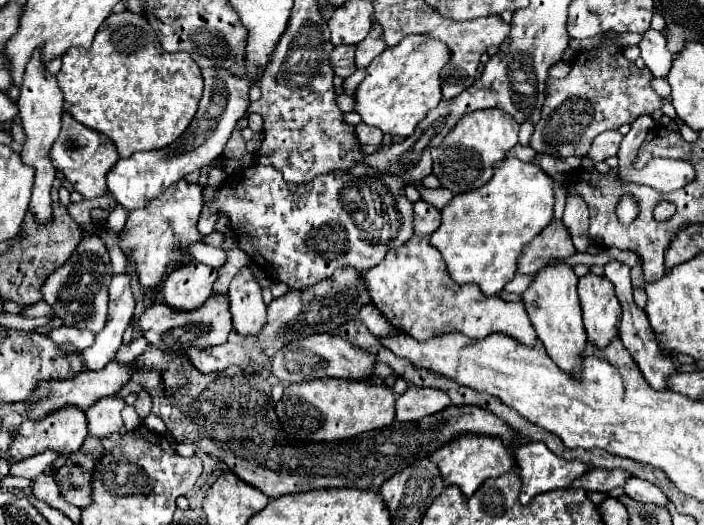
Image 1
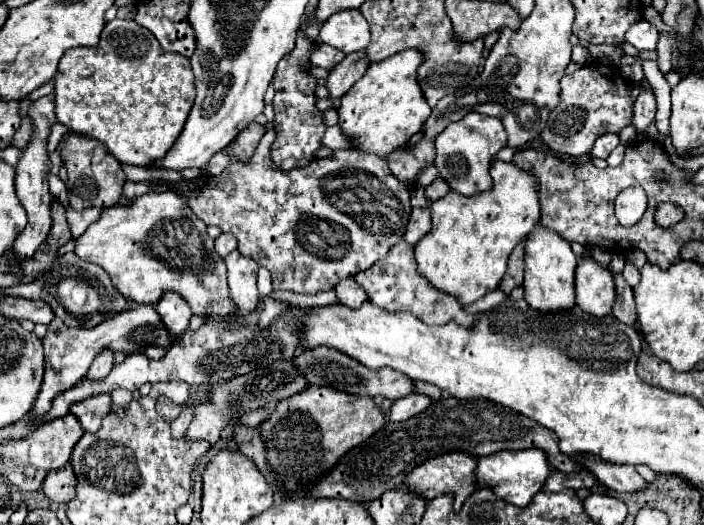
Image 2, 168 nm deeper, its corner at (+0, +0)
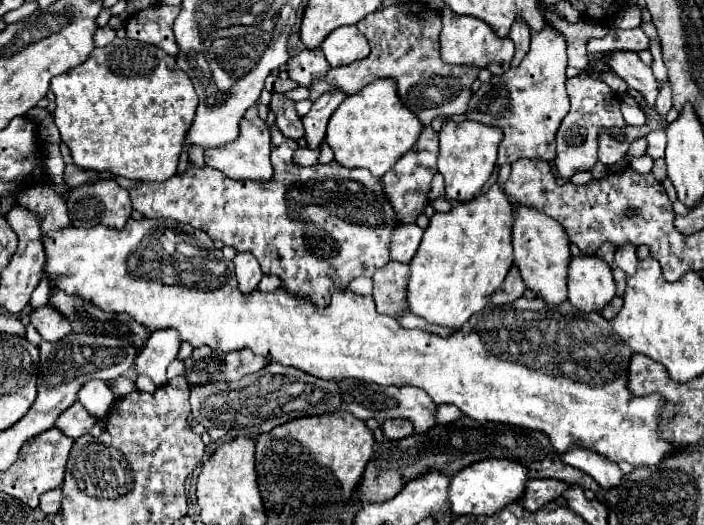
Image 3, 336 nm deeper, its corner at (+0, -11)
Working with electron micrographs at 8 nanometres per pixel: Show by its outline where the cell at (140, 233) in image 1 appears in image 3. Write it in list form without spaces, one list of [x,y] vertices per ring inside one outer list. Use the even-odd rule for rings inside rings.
[[[131,219],[125,229],[117,231],[111,227],[91,227],[91,229],[81,229],[81,227],[67,227],[67,229],[59,229],[59,231],[49,231],[41,235],[43,245],[45,245],[45,253],[47,253],[47,261],[45,261],[45,275],[49,277],[49,285],[51,289],[61,289],[67,295],[77,295],[83,301],[99,307],[101,311],[107,313],[127,313],[129,317],[133,317],[137,323],[145,325],[149,331],[159,331],[159,329],[175,329],[179,333],[181,341],[191,343],[193,347],[211,347],[217,353],[229,353],[229,351],[239,351],[239,349],[251,349],[255,355],[265,357],[269,363],[279,363],[285,367],[295,367],[307,375],[319,377],[319,379],[359,379],[359,381],[371,381],[377,385],[395,385],[395,387],[419,387],[423,391],[429,393],[429,397],[437,403],[437,405],[457,405],[467,417],[477,419],[481,423],[493,421],[493,423],[505,423],[505,425],[515,425],[515,427],[523,427],[523,429],[535,429],[535,431],[543,431],[549,439],[551,445],[563,453],[571,447],[571,443],[577,443],[579,447],[589,447],[591,451],[597,451],[609,459],[617,461],[627,461],[633,467],[639,465],[647,465],[647,467],[655,467],[657,463],[661,463],[661,459],[665,459],[665,455],[671,455],[673,451],[677,451],[677,445],[665,443],[663,439],[659,439],[657,431],[659,431],[659,413],[661,413],[661,397],[659,395],[647,395],[647,397],[635,397],[631,395],[631,391],[627,389],[627,369],[629,369],[629,359],[633,355],[633,351],[629,351],[629,347],[625,347],[625,343],[621,343],[621,339],[617,339],[611,323],[607,319],[603,319],[599,313],[583,313],[579,309],[575,309],[569,301],[563,301],[559,305],[549,305],[543,299],[517,299],[509,305],[487,305],[483,311],[479,311],[477,315],[473,315],[473,319],[469,319],[469,323],[465,323],[465,327],[461,327],[457,333],[449,335],[449,337],[439,337],[435,333],[423,331],[423,329],[403,329],[393,317],[383,315],[375,309],[373,297],[365,297],[365,295],[357,295],[351,289],[343,289],[333,293],[333,299],[329,301],[327,307],[317,307],[311,299],[299,297],[289,293],[287,289],[279,289],[273,293],[265,293],[265,291],[251,291],[251,293],[241,293],[237,287],[237,277],[235,277],[235,267],[233,263],[225,257],[221,257],[221,251],[217,251],[213,247],[213,241],[199,229],[193,229],[191,225],[183,225],[177,221],[167,221],[167,219],[141,219],[135,221]]]

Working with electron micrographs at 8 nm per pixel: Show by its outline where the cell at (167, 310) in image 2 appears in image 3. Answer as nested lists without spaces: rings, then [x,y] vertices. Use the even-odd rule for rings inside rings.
[[[155,331],[135,357],[135,373],[151,377],[157,387],[163,387],[167,383],[167,365],[177,357],[179,345],[177,331]]]

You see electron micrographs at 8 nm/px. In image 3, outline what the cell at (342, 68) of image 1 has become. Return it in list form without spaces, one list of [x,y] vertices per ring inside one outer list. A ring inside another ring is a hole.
[[[303,49],[299,55],[291,57],[287,63],[289,79],[295,81],[297,85],[303,85],[303,87],[309,87],[309,83],[325,77],[325,73],[329,69],[331,67],[329,67],[321,49],[313,49],[313,51]]]

